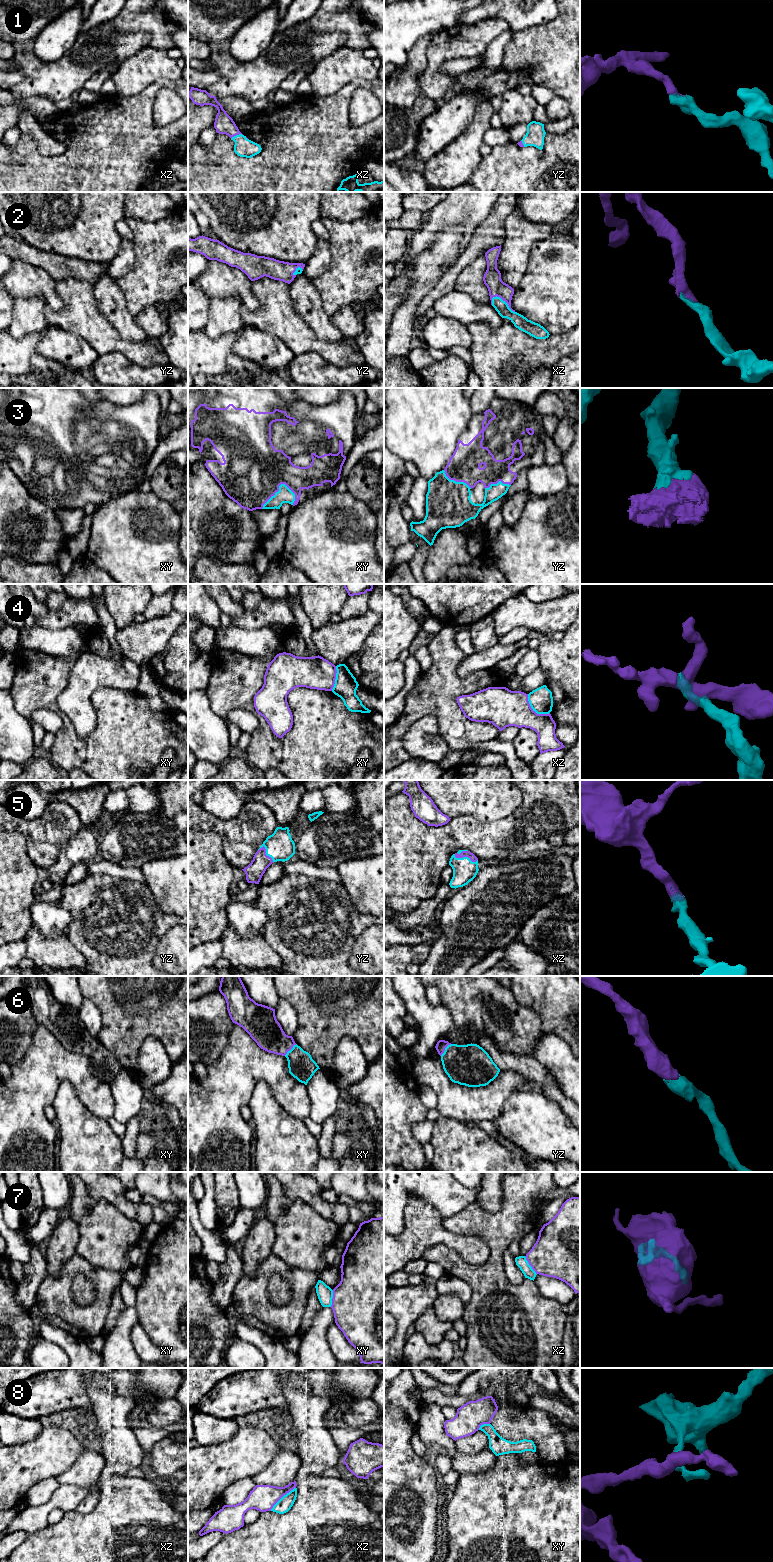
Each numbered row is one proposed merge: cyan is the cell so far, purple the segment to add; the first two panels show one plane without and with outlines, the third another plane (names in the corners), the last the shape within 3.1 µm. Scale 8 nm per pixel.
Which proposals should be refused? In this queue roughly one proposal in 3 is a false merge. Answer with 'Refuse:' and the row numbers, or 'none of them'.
Refuse: 4, 7, 8

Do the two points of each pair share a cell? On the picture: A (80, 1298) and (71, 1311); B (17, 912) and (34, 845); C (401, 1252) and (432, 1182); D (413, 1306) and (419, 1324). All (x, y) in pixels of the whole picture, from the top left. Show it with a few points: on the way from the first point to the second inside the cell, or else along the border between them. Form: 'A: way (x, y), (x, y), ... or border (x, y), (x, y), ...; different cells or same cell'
A: border (72, 1280), (73, 1300), (81, 1305), (91, 1304); different cells
B: border (25, 836), (28, 854), (36, 867); different cells
C: border (410, 1195), (416, 1195), (430, 1203), (441, 1216); different cells
D: border (432, 1306), (428, 1307), (418, 1317), (410, 1329); different cells

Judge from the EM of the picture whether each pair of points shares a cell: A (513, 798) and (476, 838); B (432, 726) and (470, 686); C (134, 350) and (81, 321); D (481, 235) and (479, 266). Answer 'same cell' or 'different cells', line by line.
A: different cells
B: different cells
C: same cell
D: different cells

